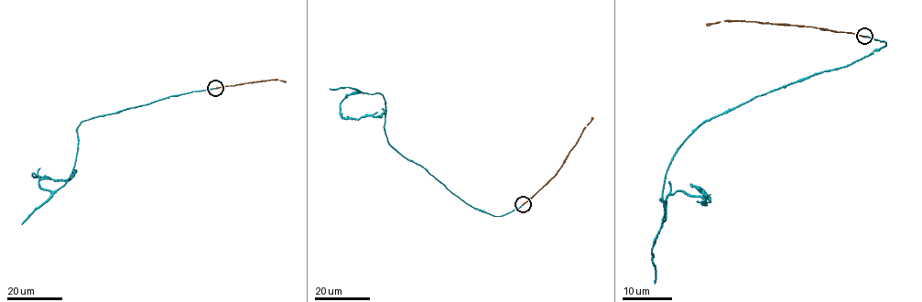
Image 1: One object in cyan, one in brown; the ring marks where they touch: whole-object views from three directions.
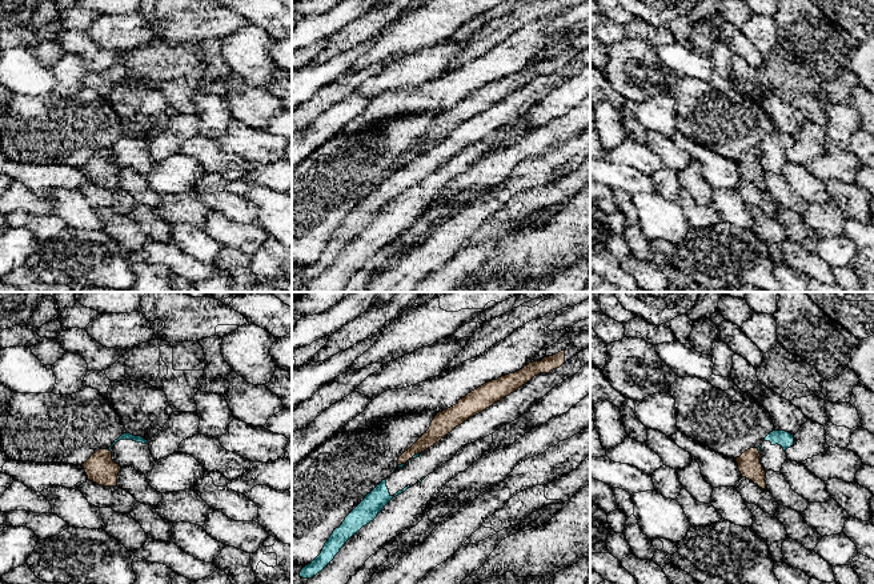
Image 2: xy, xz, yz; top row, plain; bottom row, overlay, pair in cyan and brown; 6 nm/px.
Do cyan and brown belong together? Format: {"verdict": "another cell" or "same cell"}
{"verdict": "another cell"}

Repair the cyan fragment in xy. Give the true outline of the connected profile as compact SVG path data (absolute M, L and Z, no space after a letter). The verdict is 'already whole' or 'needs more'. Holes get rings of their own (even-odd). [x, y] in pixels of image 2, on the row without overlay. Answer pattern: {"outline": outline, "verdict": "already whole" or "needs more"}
{"outline": "M131 135L121 136L108 149L112 153L112 161L123 168L132 168L141 175L153 171L156 161L151 156L148 141Z", "verdict": "needs more"}

